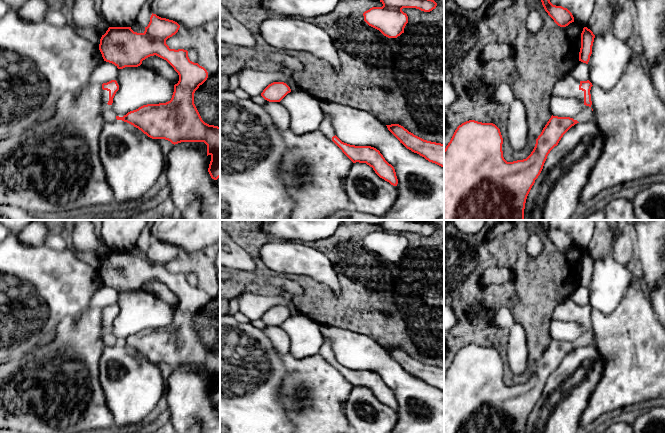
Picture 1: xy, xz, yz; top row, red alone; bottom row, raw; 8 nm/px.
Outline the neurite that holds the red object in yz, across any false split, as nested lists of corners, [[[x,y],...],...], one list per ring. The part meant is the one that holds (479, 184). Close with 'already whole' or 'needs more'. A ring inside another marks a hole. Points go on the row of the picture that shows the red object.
[[[552,115],[536,139],[531,154],[526,159],[513,162],[507,162],[503,157],[503,138],[495,124],[469,120],[459,125],[444,149],[444,220],[524,220],[527,196],[540,175],[548,154],[577,123],[577,120],[570,117]]]; already whole

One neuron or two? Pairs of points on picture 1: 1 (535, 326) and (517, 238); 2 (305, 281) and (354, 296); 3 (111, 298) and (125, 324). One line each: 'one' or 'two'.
1: one
2: one
3: two

